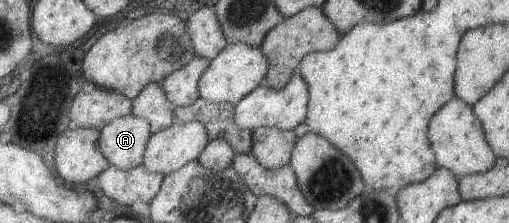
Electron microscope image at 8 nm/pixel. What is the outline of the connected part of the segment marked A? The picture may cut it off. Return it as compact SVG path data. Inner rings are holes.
M134 115L118 118L101 131L102 154L112 166L132 170L143 164L152 135L146 118Z

